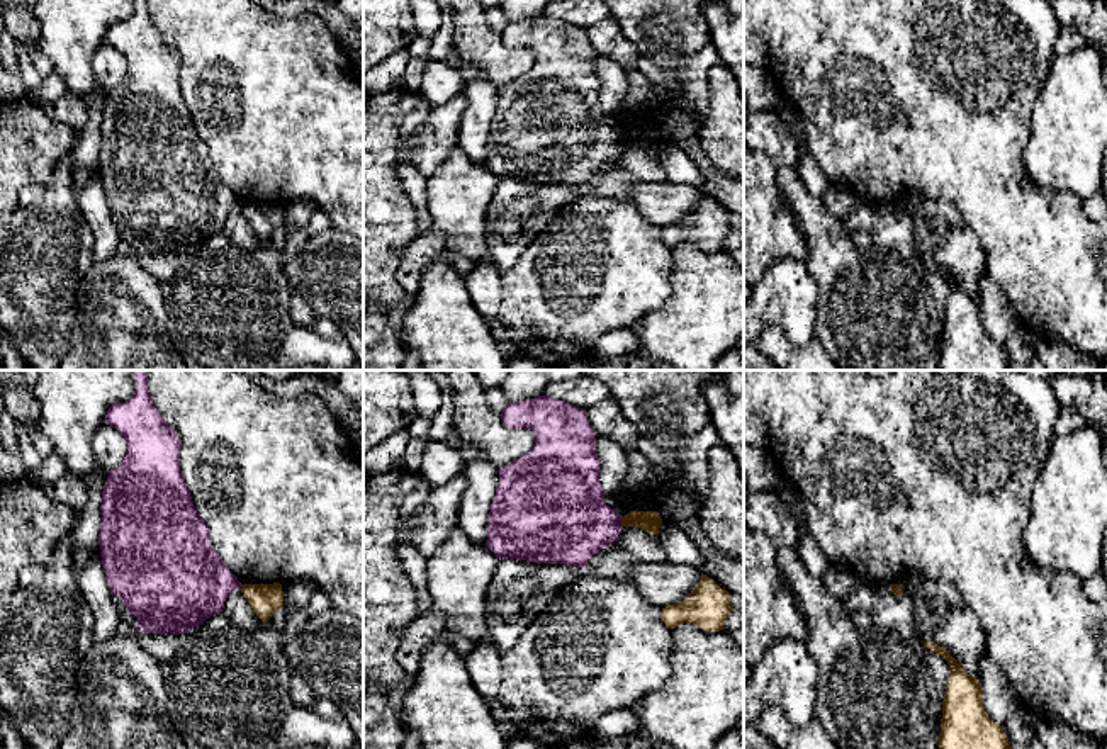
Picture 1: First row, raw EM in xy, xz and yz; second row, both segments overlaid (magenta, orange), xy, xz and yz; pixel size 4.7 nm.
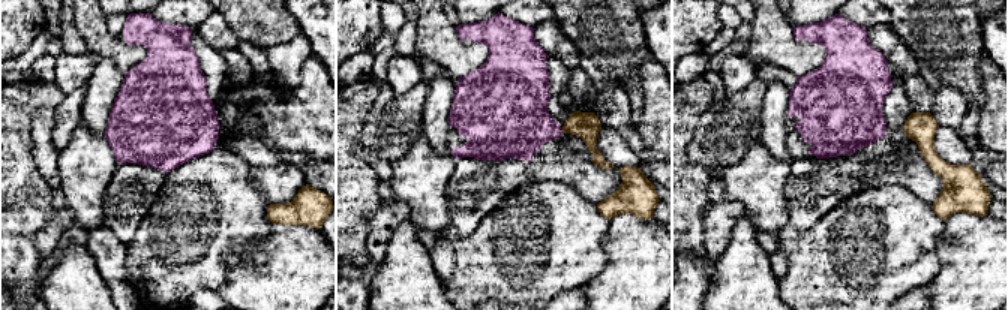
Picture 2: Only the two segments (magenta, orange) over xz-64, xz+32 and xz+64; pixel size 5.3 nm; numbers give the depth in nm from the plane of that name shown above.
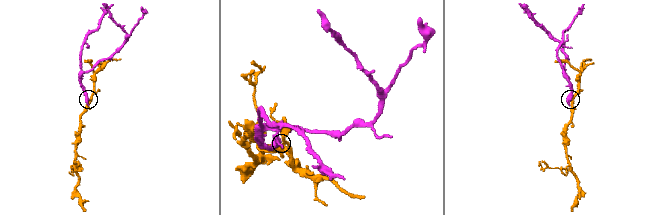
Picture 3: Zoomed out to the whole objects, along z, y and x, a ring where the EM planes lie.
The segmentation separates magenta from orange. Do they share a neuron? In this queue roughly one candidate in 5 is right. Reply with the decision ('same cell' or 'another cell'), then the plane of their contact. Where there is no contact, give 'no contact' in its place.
another cell | xz

